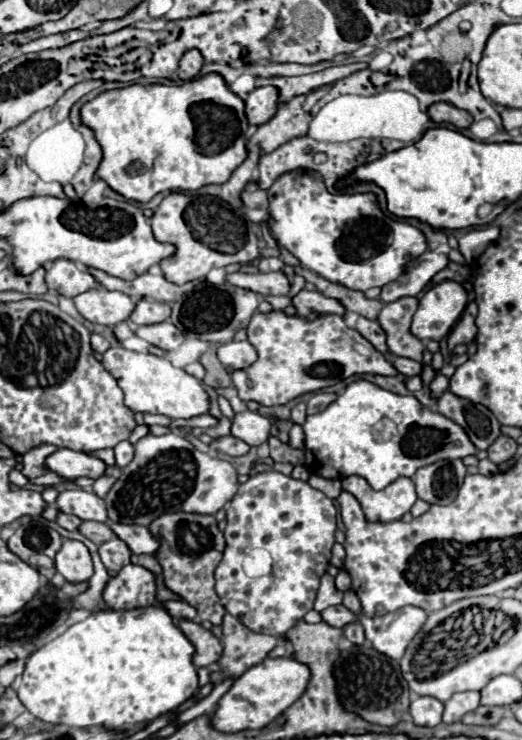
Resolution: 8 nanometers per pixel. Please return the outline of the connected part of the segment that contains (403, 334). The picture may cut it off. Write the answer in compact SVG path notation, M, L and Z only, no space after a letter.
M402 297L394 303L386 303L376 321L386 333L386 345L390 353L408 357L414 361L422 361L424 345L418 337L410 333L410 321L412 321L416 307L418 307L416 297Z

